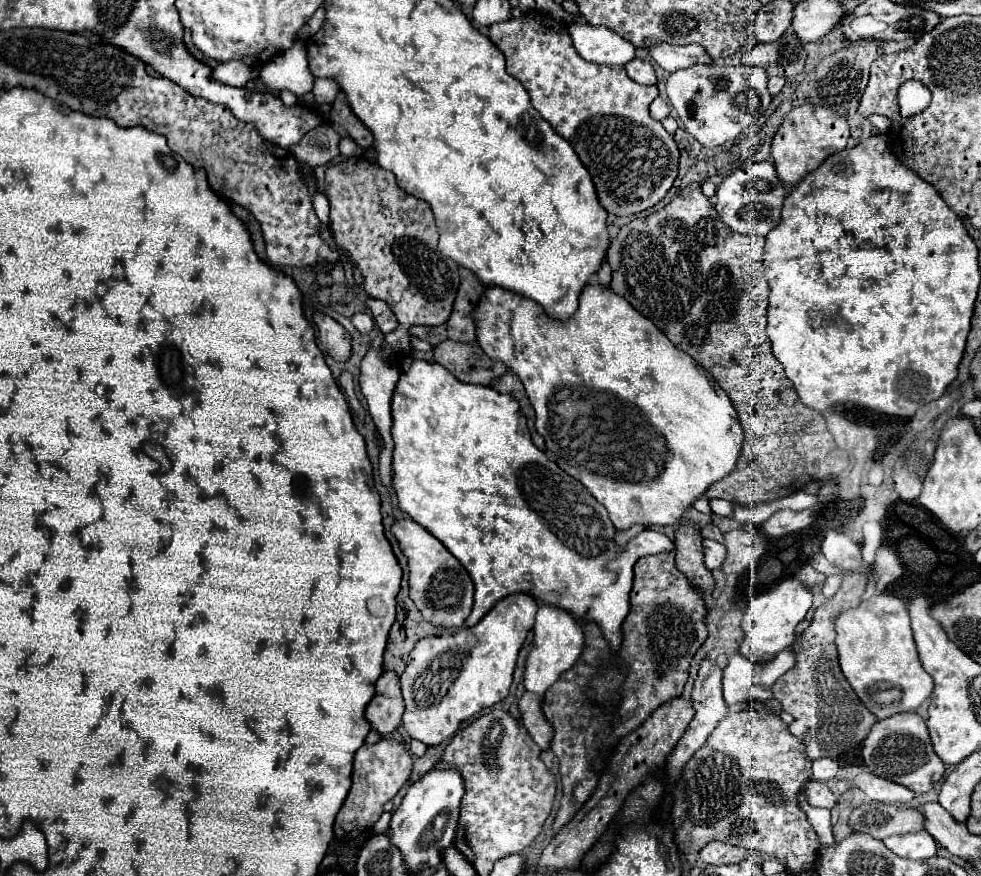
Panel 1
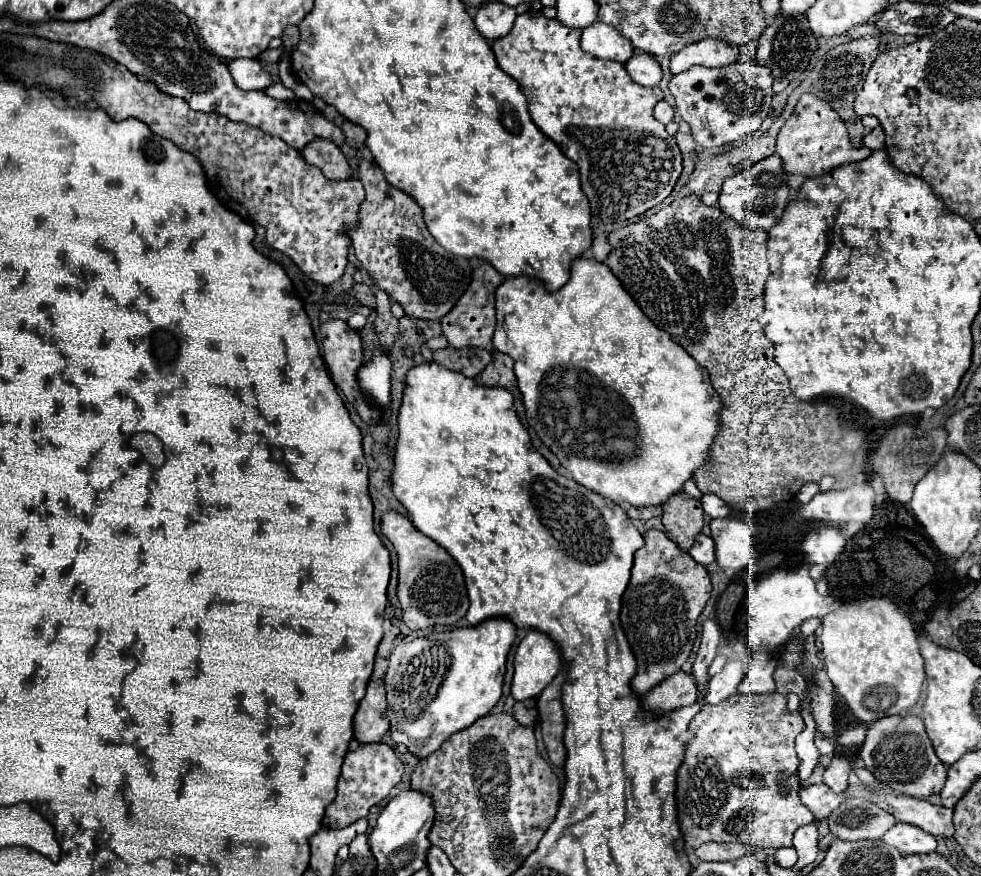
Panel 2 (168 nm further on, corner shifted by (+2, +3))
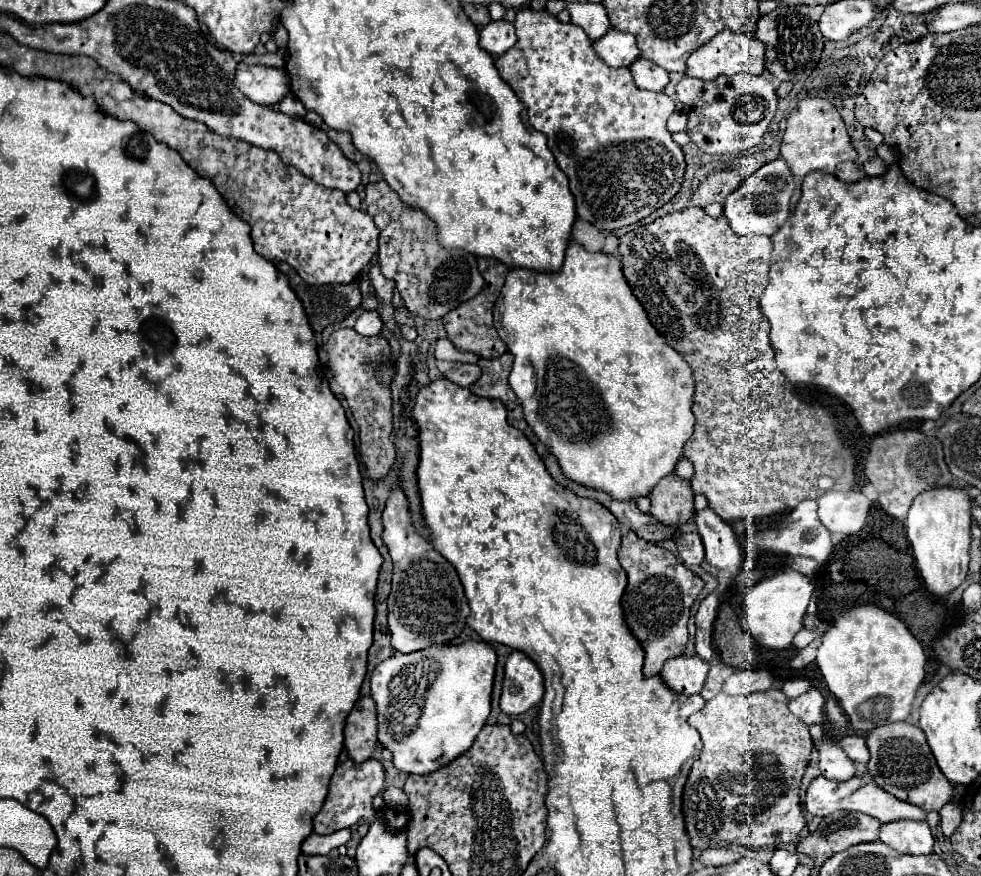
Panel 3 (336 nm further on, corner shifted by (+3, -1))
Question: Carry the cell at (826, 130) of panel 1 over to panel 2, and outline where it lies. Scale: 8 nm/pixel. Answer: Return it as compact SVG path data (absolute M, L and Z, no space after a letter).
M803 94L801 100L795 106L795 112L789 116L785 126L779 130L777 136L777 154L783 160L783 168L789 174L801 174L805 178L827 174L829 170L858 162L871 154L869 148L853 148L849 142L849 134L845 124L841 122L839 114L823 100L819 100L813 94Z

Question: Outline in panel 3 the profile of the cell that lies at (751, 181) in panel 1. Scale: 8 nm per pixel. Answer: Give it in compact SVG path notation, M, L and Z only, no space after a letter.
M778 158L770 164L764 164L760 170L756 170L726 198L724 216L728 218L732 230L738 234L772 236L790 216L790 198L794 194L794 188L796 184L788 164L782 158Z

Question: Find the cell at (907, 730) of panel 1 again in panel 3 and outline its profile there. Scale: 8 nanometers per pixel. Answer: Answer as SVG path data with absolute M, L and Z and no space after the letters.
M908 722L878 726L876 730L868 732L866 746L872 756L868 762L868 772L872 774L874 782L888 794L916 804L926 812L938 812L954 796L954 786L940 772L930 746L926 744L926 736L918 726L912 726Z

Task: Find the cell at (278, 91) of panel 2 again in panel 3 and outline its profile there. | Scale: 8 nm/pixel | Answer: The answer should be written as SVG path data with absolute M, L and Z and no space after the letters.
M289 95L279 103L279 110L291 117L304 118L306 109L294 96Z

